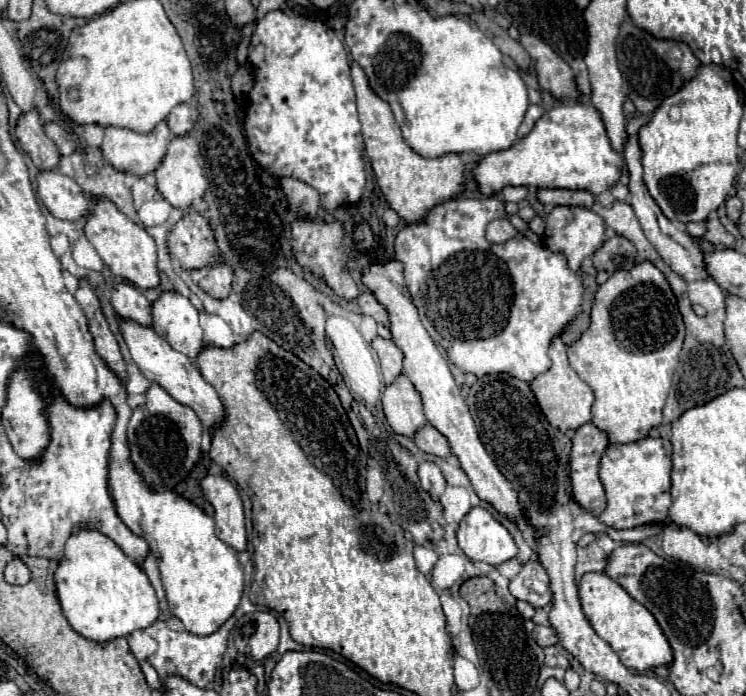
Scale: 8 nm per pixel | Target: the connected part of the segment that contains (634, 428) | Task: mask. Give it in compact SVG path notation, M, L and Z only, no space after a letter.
M651 262L635 264L631 270L617 270L605 284L599 286L591 310L591 326L583 336L567 348L569 364L595 392L593 424L603 428L611 442L627 444L641 440L651 428L661 424L661 410L671 388L673 372L679 364L679 352L685 340L685 324L677 308L677 298L665 274Z

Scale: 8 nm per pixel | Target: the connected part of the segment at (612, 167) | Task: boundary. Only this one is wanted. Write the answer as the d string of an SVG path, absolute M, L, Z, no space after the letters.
M565 102L545 112L519 144L515 142L509 150L483 156L473 174L479 190L487 196L501 192L505 186L567 188L599 196L623 178L623 168L623 156L611 146L599 110L593 104Z

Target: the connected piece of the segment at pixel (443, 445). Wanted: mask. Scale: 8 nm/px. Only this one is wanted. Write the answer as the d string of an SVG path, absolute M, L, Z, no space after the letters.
M431 424L423 426L415 436L413 436L413 442L427 454L433 454L433 456L439 456L439 458L449 458L451 456L451 446L447 442L447 438L435 430Z

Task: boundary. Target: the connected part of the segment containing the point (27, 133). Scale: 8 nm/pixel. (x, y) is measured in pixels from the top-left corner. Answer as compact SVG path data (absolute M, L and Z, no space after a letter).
M37 110L27 112L19 118L15 134L17 134L21 148L31 156L31 160L39 172L55 170L59 166L61 154L59 154L55 142L51 138L47 138L47 134L43 132L43 124L39 120Z

